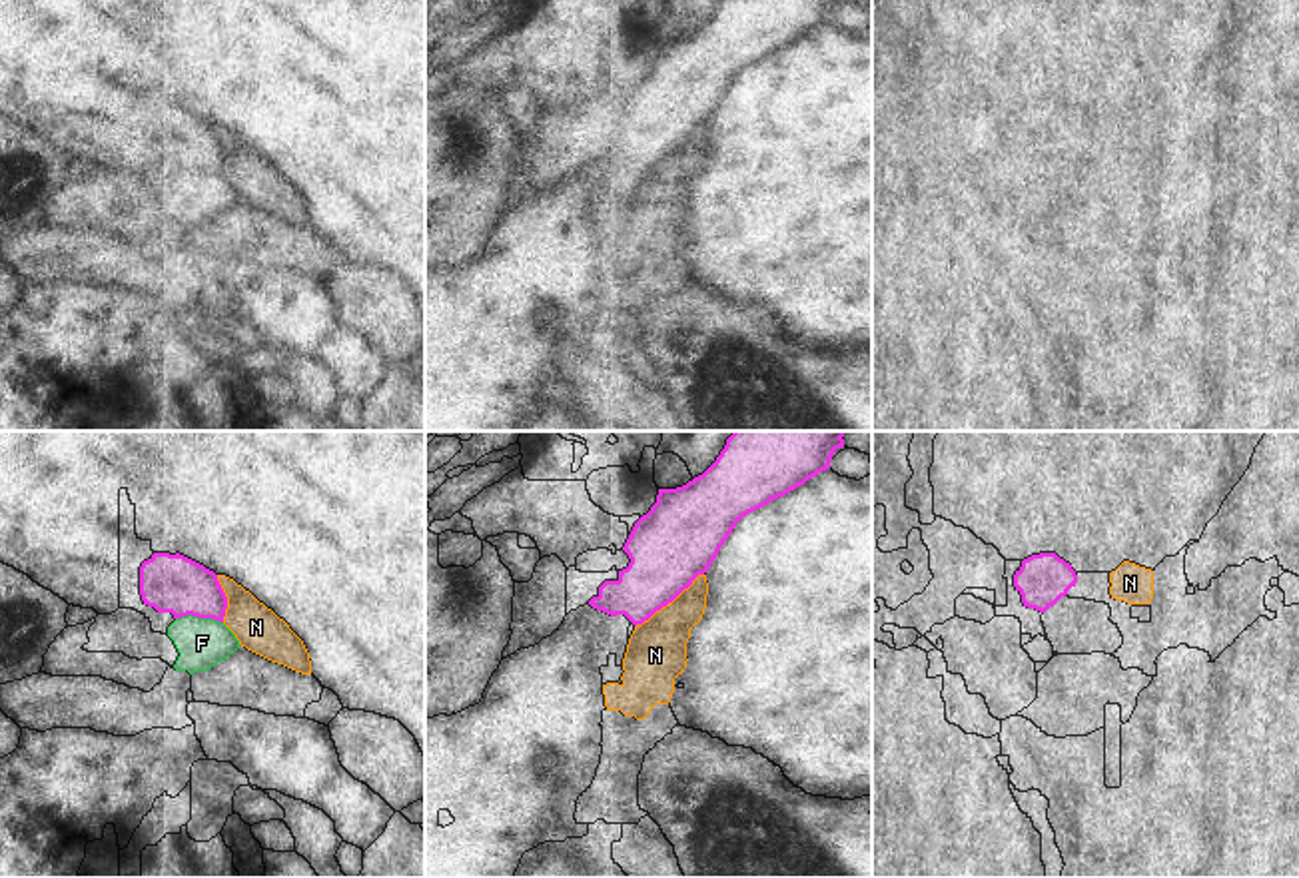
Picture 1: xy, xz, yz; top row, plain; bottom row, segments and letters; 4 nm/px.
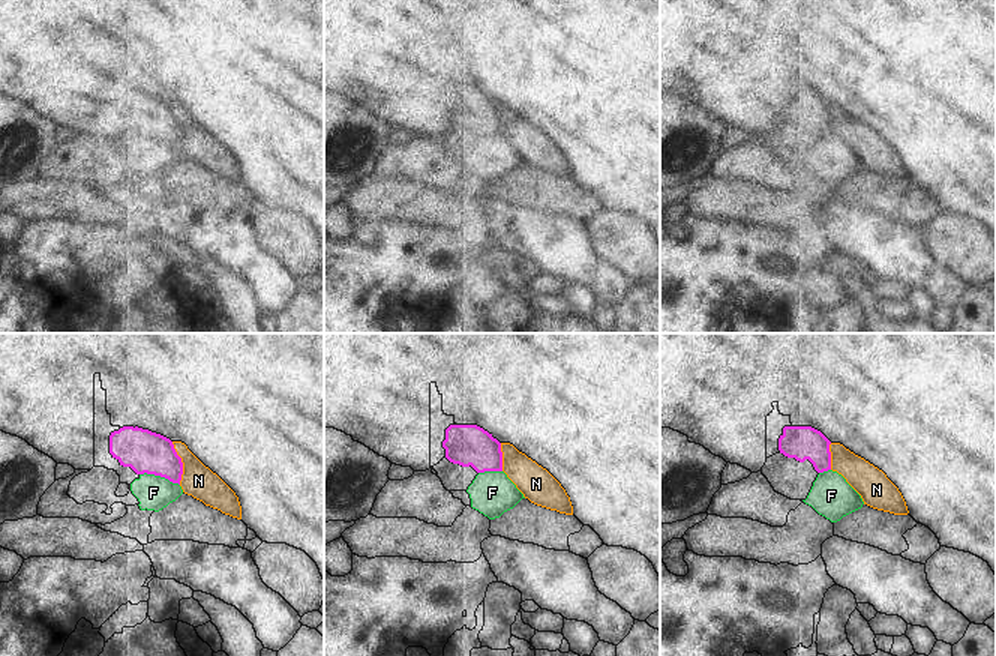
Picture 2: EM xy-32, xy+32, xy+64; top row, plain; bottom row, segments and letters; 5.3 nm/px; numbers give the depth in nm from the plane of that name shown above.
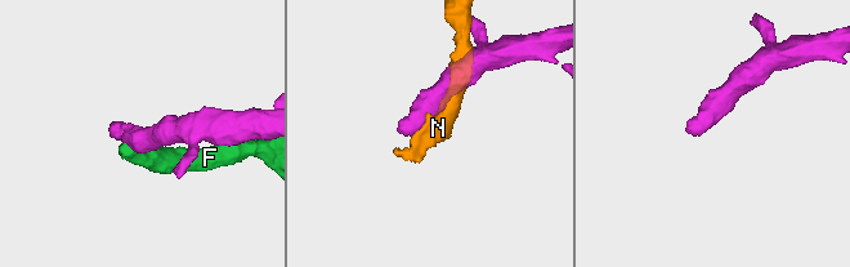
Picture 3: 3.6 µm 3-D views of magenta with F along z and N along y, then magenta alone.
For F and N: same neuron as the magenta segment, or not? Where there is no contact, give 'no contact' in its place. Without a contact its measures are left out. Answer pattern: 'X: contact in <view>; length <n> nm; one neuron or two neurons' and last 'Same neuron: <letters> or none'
F: contact in xy; length 190 nm; two neurons
N: contact in xz; length 360 nm; two neurons
Same neuron: none

